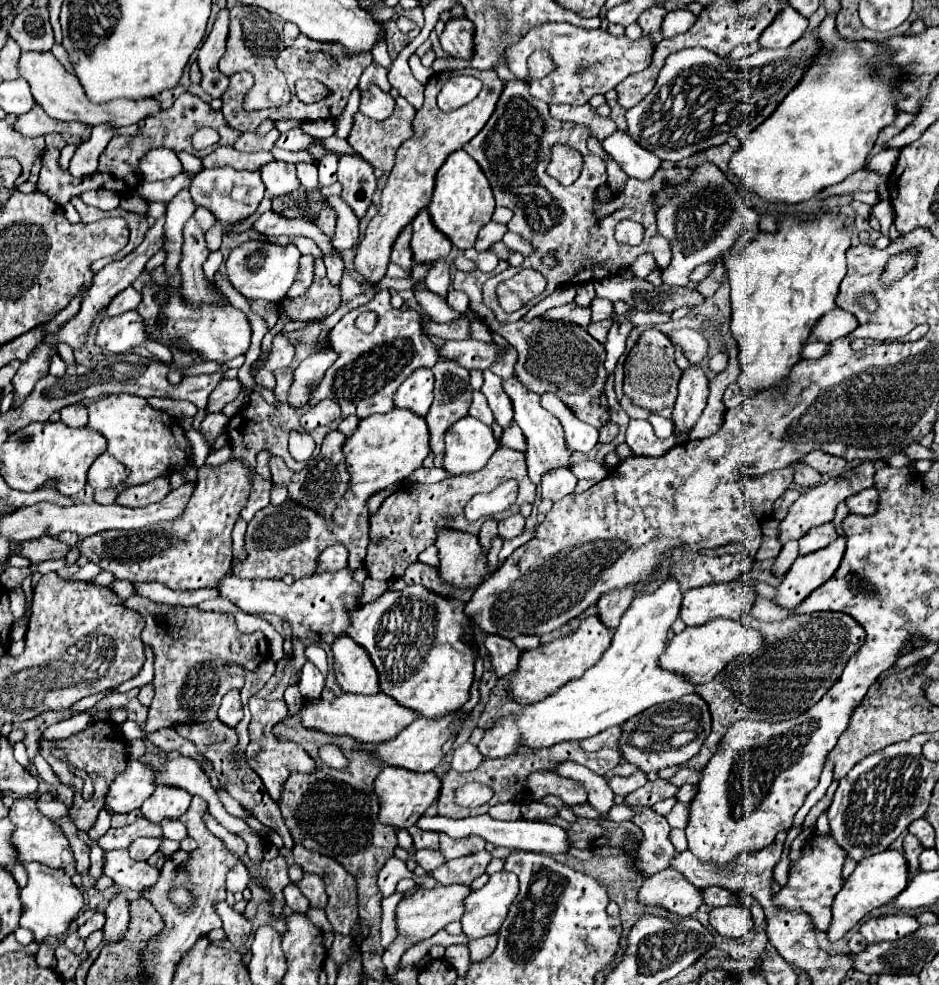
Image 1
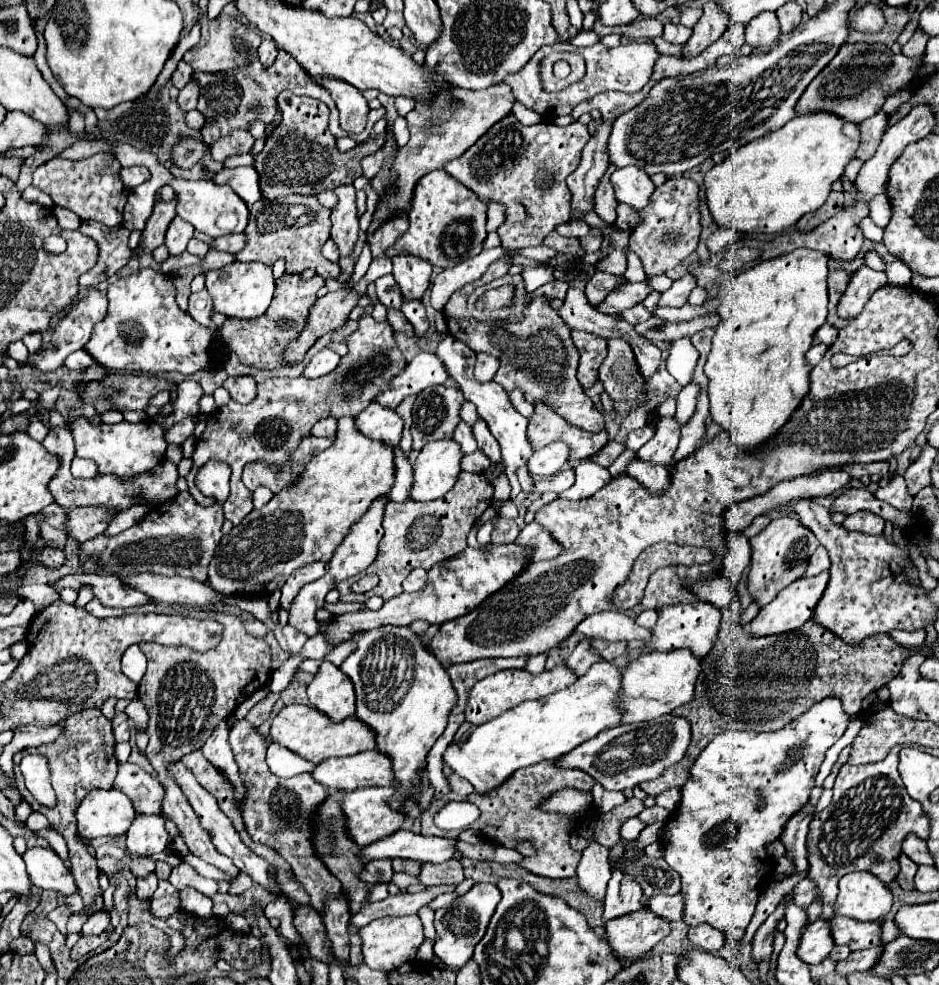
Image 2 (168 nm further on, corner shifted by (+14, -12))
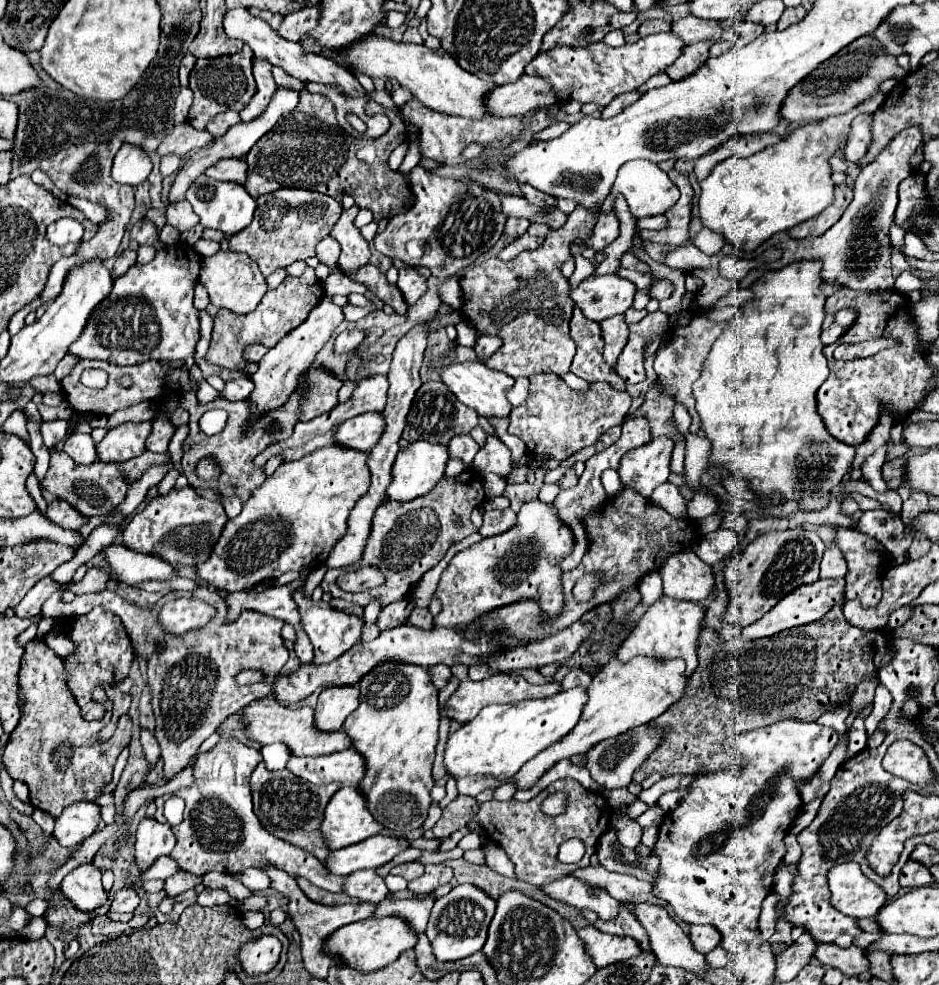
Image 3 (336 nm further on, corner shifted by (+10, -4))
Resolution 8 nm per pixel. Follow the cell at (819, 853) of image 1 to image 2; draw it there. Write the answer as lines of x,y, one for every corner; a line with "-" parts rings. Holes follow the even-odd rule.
802,879
796,887
794,887
794,903
800,907
800,909
808,909
808,905
816,899
816,895
818,895
818,889
816,889
816,885
814,885
814,881
812,879

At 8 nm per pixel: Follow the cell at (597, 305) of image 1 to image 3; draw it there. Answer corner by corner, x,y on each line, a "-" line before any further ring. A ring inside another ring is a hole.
574,307
570,319
570,337
576,343
576,355
570,371
584,381
606,381
616,391
626,391
626,383
616,375
616,371
602,357
602,337
598,323
582,317
582,311

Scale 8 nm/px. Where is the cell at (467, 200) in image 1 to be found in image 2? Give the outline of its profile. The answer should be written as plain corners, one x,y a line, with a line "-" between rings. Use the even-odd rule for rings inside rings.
436,169
418,181
414,189
408,221
410,221
408,231
396,241
388,257
408,251
412,255
430,261
436,267
446,269
482,251
482,241
486,237
486,229
484,229
486,207
478,201
478,197
468,187
464,187
460,181
450,177
444,169

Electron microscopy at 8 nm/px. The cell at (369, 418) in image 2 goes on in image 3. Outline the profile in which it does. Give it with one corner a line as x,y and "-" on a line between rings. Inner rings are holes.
364,413
340,423
334,431
334,443
346,449
368,453
382,435
382,415

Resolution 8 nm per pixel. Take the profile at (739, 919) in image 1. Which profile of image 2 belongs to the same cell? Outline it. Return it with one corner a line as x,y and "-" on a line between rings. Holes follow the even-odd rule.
704,923
690,927
688,937
700,951
706,953
716,953
726,945
726,933
720,929
712,929
712,925
704,925

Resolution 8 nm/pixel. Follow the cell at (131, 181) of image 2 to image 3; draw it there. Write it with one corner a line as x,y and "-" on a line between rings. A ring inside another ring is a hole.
124,143
114,157
112,177
118,183
132,185
132,187
140,185
142,181
146,181
150,171
152,171
152,161
148,153
138,145

